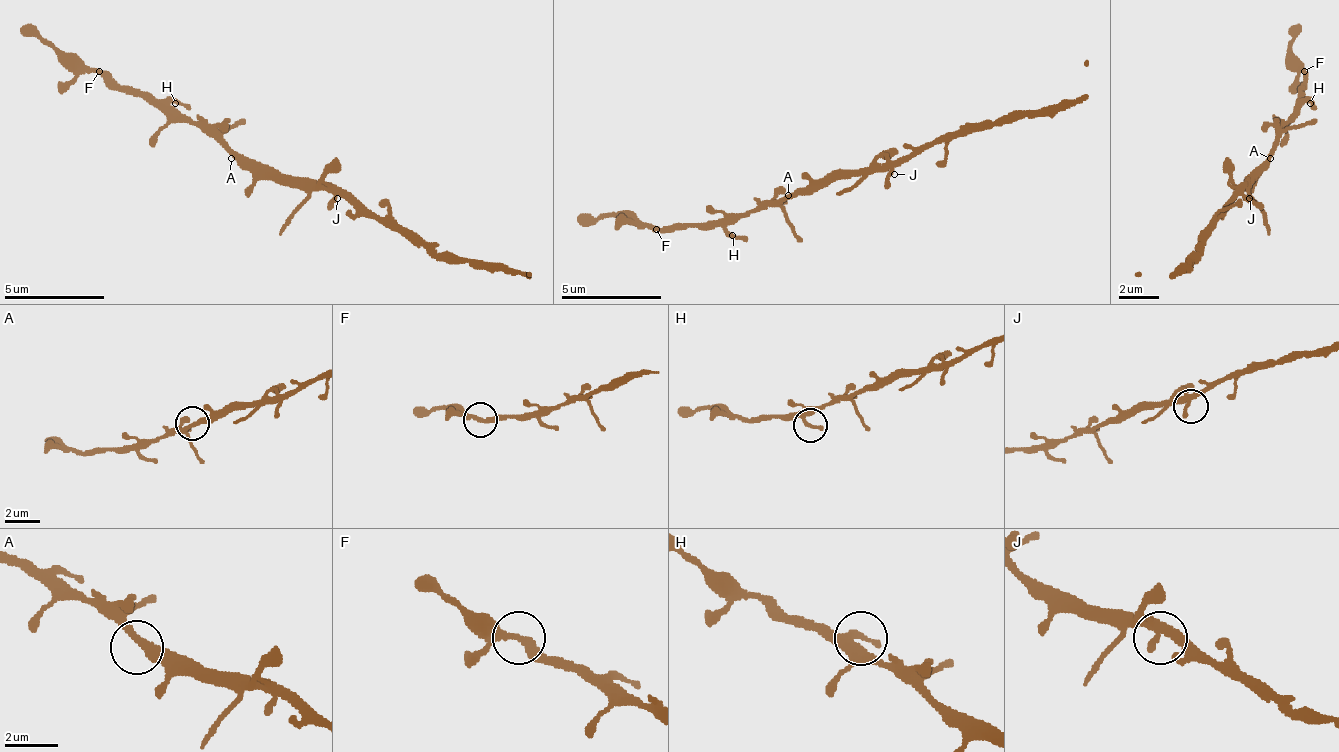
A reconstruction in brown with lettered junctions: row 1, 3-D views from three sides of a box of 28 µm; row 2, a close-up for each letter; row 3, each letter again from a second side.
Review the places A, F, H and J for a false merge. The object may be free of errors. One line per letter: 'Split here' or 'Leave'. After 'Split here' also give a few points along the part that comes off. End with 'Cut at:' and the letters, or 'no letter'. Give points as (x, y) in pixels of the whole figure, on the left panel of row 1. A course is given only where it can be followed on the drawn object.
A: Leave
F: Leave
H: Leave
J: Leave
Cut at: no letter

